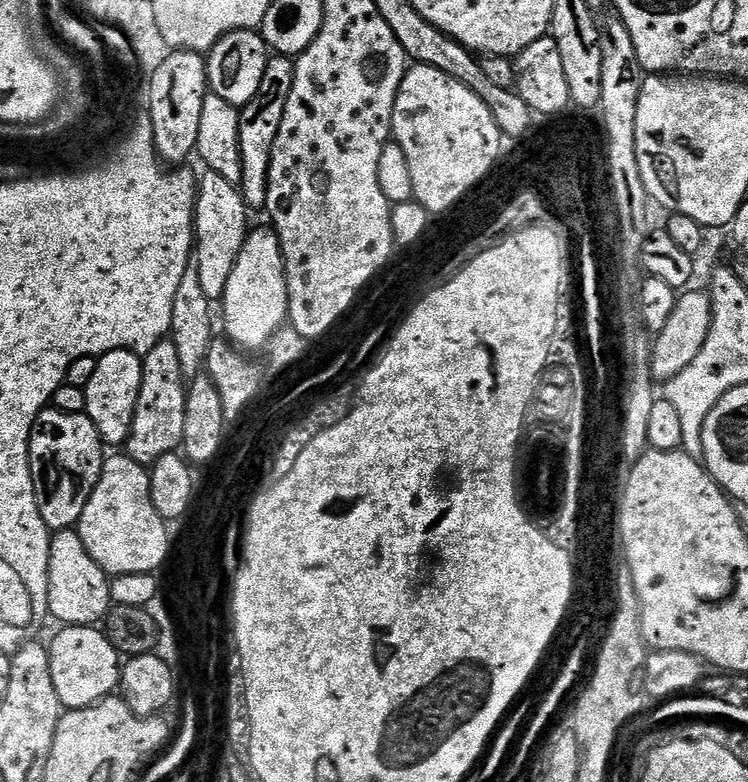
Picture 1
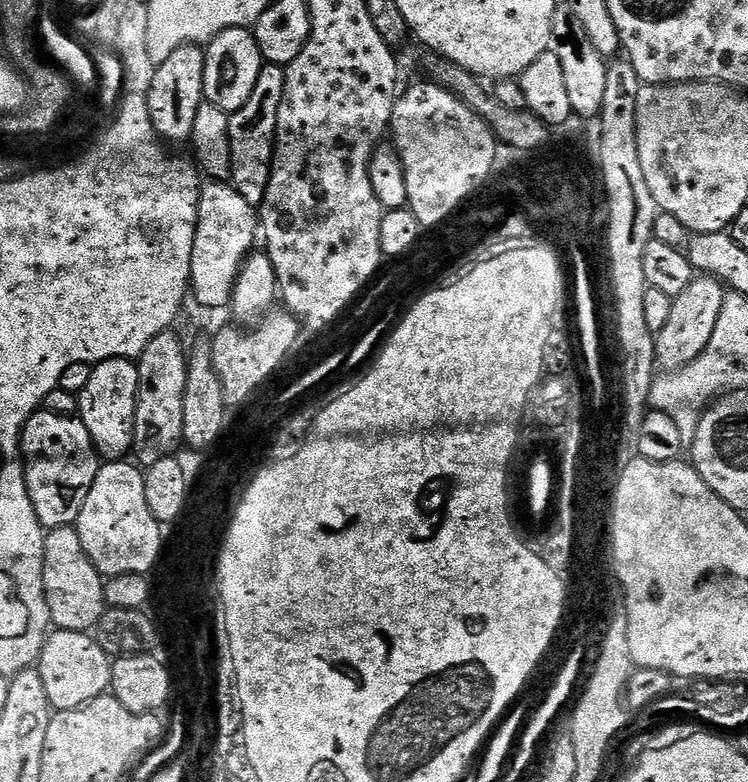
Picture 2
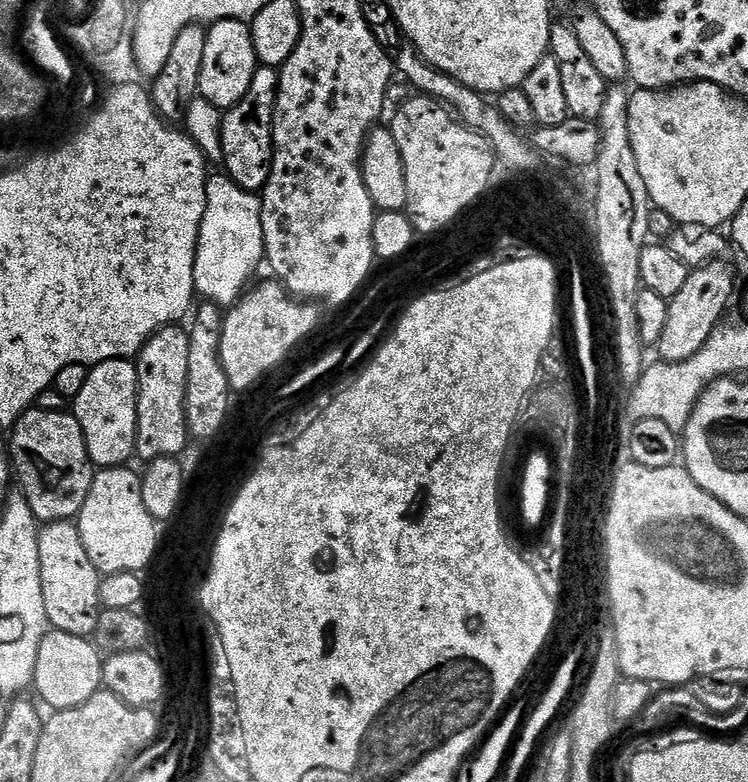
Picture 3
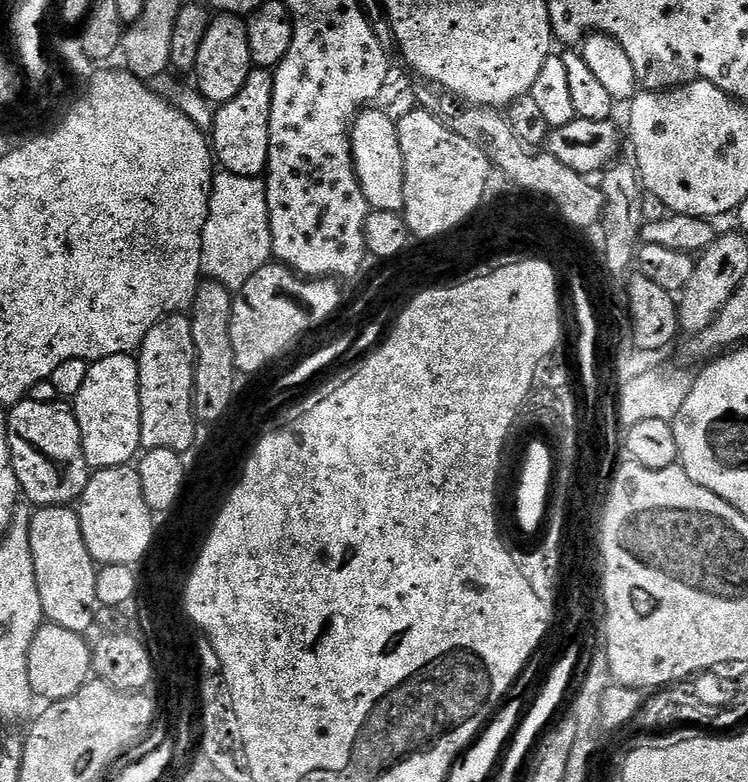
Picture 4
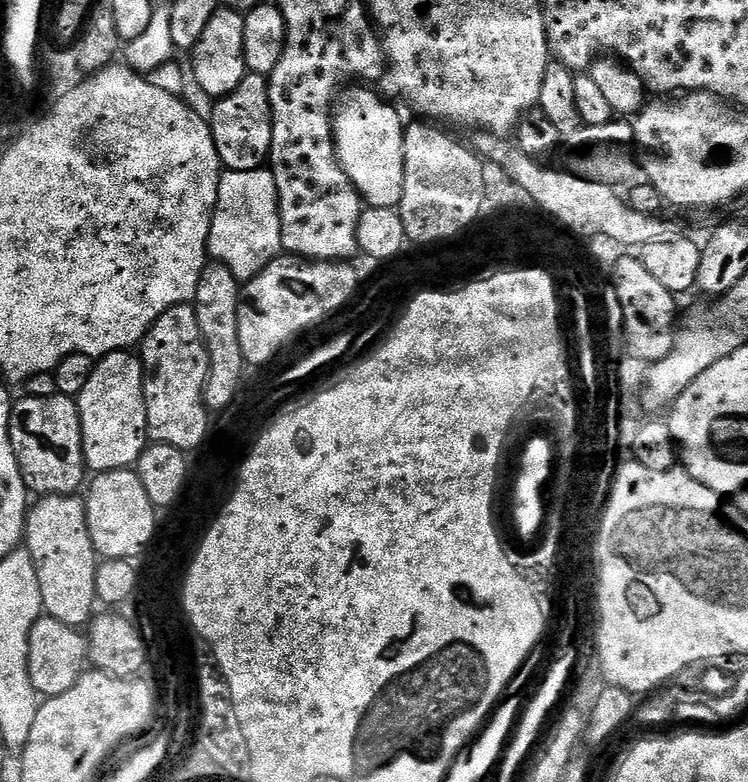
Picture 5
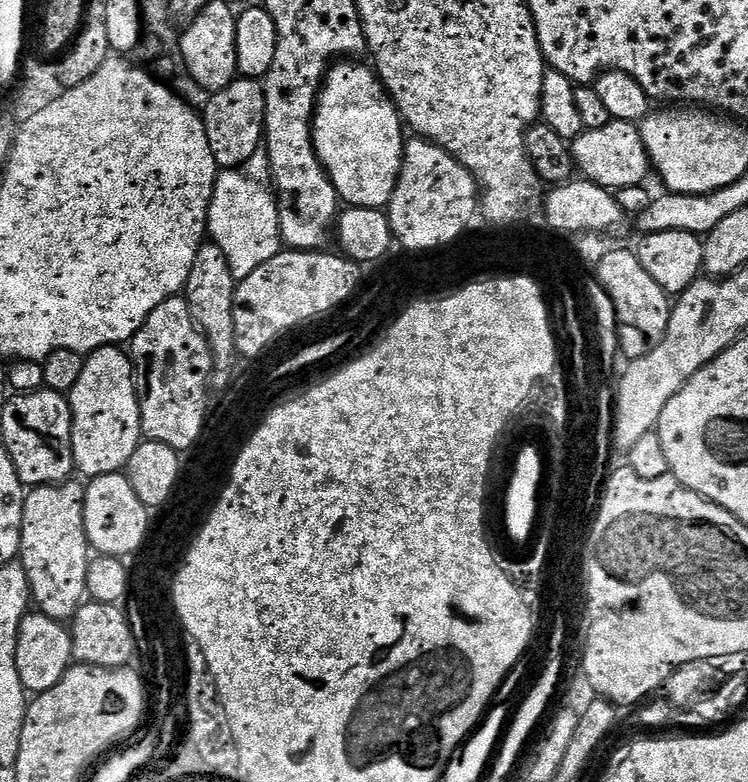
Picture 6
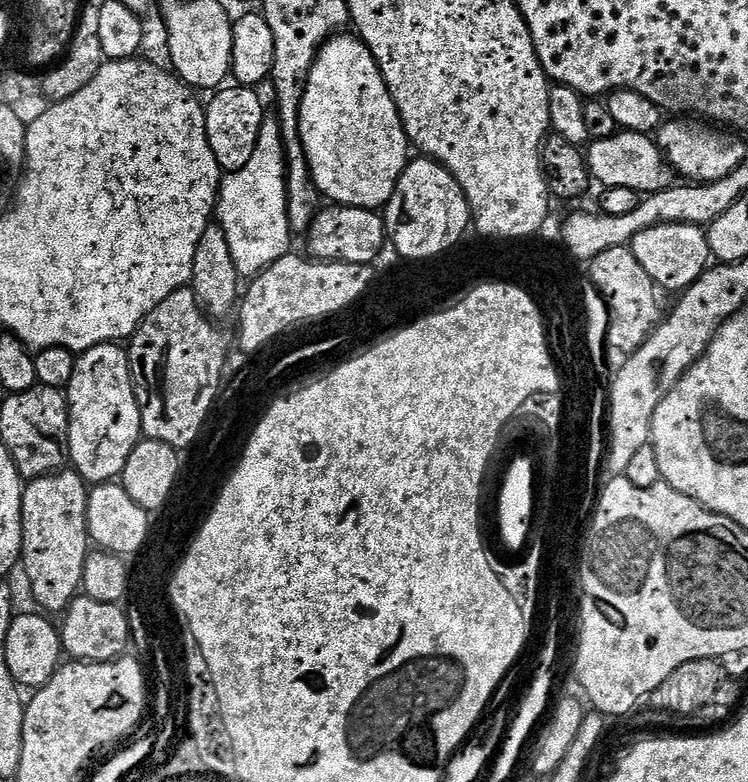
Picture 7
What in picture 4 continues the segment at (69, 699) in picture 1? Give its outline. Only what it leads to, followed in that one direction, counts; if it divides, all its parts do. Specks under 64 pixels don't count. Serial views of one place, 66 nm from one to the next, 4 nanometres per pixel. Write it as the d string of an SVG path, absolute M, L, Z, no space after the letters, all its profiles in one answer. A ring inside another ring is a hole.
M43 623L34 634L34 642L30 642L30 654L28 655L28 673L30 674L30 686L33 697L44 699L44 702L55 702L65 700L78 690L82 690L84 684L89 683L92 671L92 649L89 641L84 641L85 637L74 630L62 630L62 626L57 624Z

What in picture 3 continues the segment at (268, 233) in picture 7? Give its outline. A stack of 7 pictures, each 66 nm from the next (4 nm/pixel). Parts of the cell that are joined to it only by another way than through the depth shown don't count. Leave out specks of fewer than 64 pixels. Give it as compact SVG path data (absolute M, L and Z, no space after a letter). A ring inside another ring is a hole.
M211 175L207 182L206 214L200 224L199 242L196 243L194 282L199 295L230 308L243 295L246 282L256 266L265 259L264 226L262 224L263 201L252 192L234 183L227 175Z

